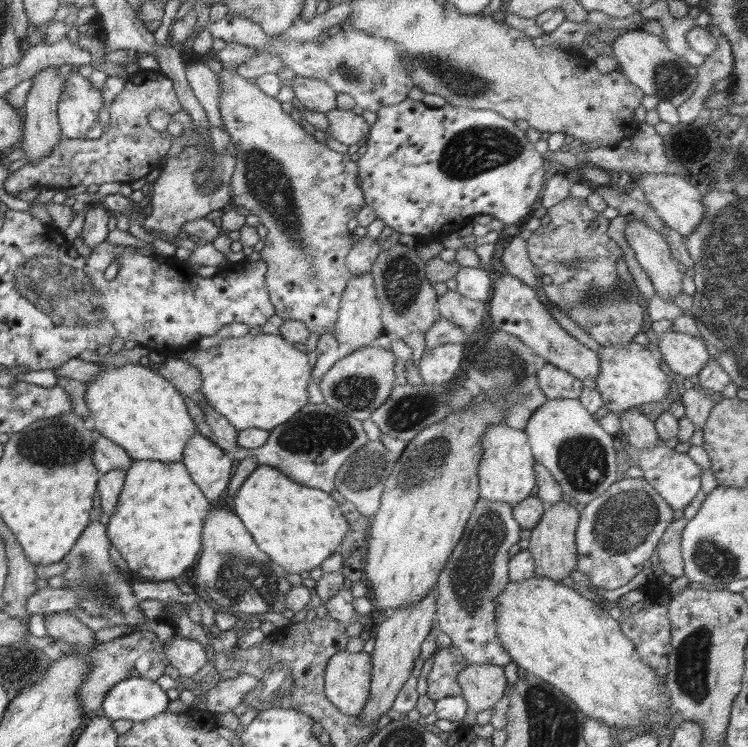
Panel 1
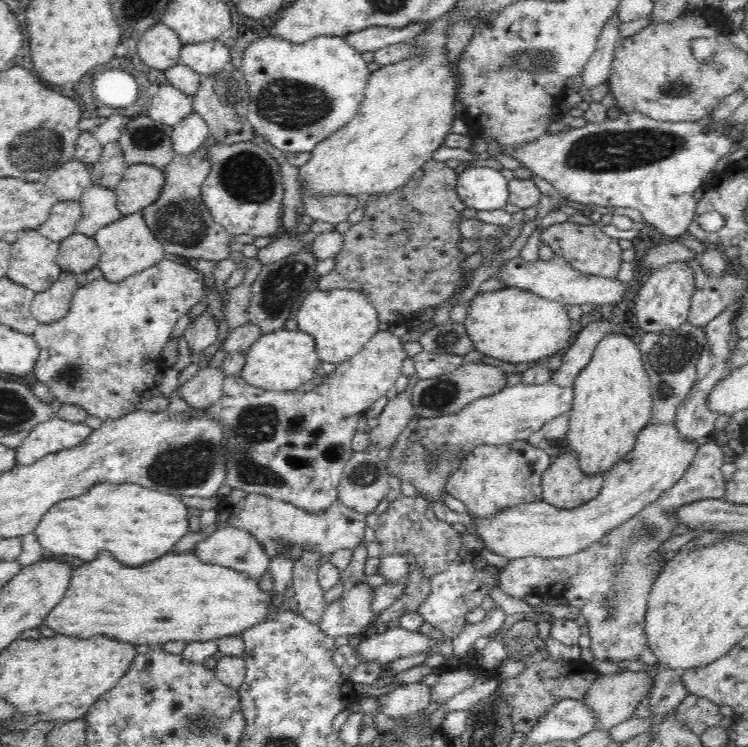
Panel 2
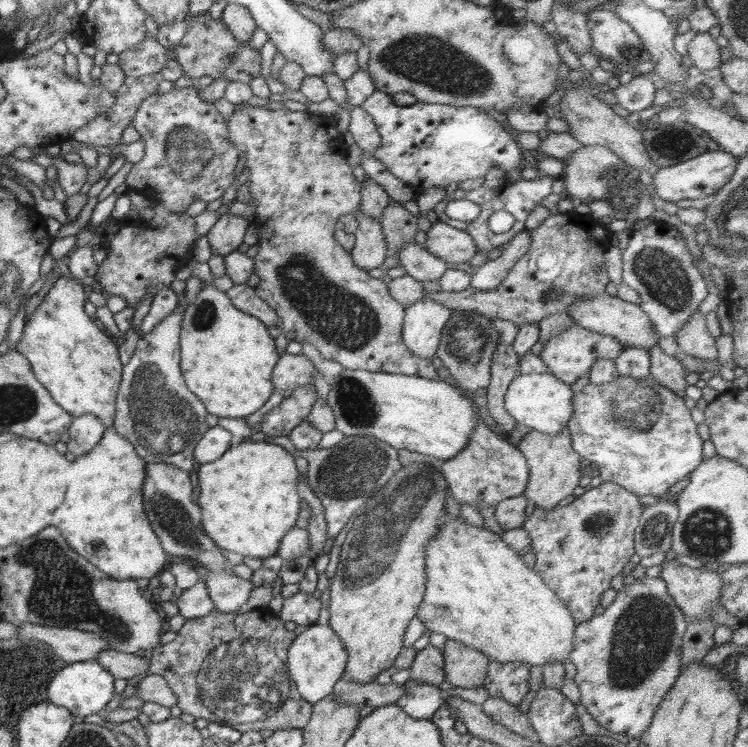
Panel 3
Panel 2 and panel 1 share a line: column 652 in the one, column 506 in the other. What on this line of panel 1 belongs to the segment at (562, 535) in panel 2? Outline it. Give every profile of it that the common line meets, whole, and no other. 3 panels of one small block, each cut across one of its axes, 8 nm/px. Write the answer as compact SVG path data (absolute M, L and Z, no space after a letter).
M505 423L492 424L486 428L482 436L480 462L478 465L480 498L490 502L506 502L512 508L522 500L530 497L531 490L536 486L533 452L528 436L520 430L507 426Z

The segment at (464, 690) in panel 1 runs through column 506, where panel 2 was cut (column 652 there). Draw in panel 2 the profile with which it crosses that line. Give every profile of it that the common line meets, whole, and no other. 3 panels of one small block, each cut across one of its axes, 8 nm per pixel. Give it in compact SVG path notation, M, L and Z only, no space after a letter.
M622 671L609 675L601 675L596 678L595 682L585 692L583 703L587 704L597 716L598 722L595 730L608 730L620 722L624 722L633 717L636 707L648 700L653 687L653 678L647 672Z

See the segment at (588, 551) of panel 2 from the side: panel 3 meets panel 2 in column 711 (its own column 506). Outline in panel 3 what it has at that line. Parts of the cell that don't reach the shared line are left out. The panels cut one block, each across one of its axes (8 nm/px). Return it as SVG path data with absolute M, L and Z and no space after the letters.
M482 418L472 434L469 446L454 458L439 462L439 469L448 481L452 498L460 505L472 506L476 511L496 507L506 498L523 495L530 475L524 455L507 440L491 432Z

